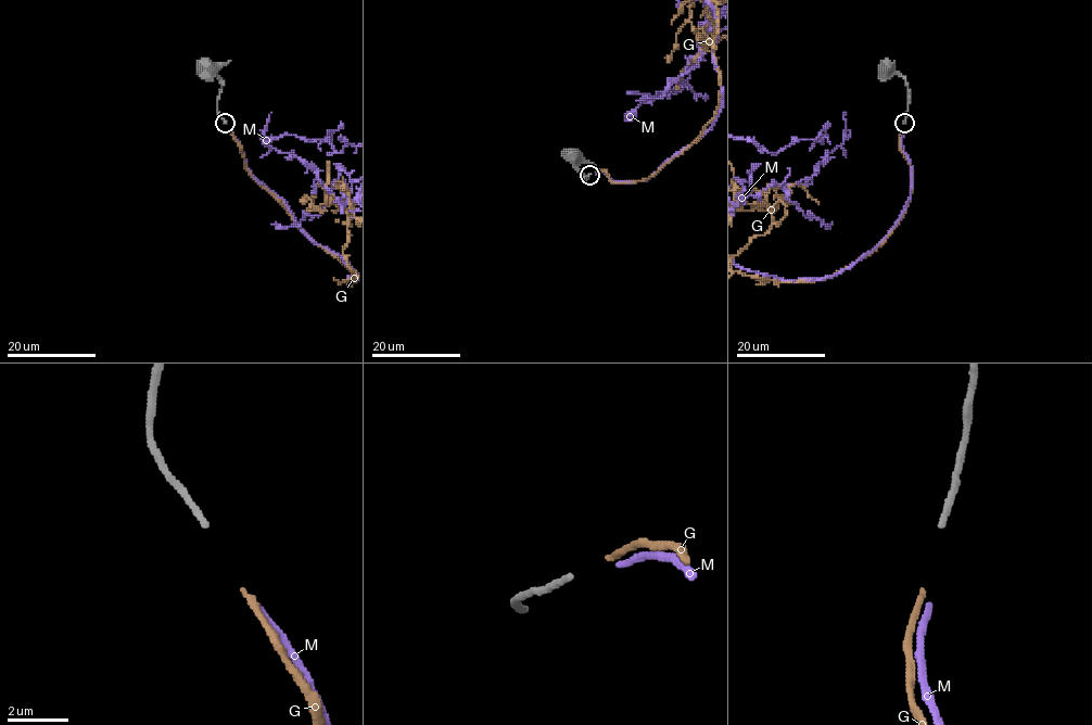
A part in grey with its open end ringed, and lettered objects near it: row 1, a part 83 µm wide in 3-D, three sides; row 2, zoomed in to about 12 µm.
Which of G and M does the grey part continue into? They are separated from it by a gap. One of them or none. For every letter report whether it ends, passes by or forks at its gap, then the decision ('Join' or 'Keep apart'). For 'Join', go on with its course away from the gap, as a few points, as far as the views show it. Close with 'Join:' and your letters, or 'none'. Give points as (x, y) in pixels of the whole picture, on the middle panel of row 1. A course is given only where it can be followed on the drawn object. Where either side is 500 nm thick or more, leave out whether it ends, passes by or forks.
G: It ends there. Join
M: It ends there. Keep apart
Join: G

